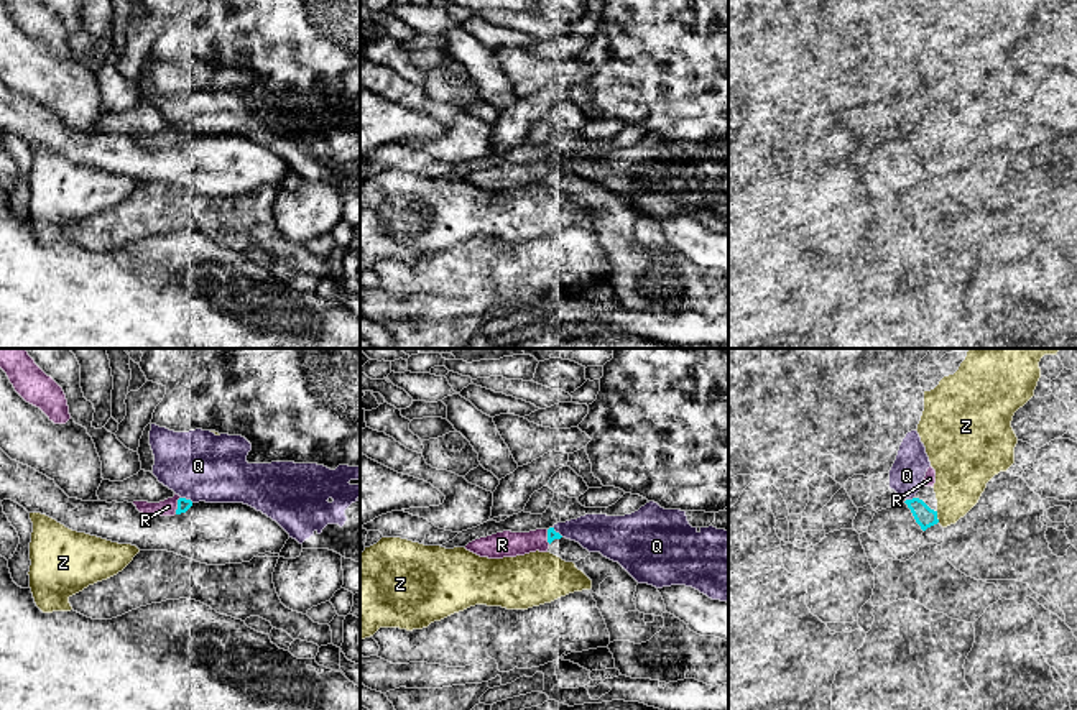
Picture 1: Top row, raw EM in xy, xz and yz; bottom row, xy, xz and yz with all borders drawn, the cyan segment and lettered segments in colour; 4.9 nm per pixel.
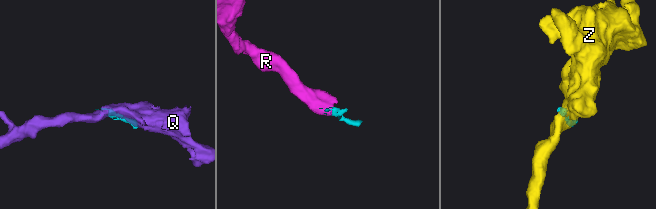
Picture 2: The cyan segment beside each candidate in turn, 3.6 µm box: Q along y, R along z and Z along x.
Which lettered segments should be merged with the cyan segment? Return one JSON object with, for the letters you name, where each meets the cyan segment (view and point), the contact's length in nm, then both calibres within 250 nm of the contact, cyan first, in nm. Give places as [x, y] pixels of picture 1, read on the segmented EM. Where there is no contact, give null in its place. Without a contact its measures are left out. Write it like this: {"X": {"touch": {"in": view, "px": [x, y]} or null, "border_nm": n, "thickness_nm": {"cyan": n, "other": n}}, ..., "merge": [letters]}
{"R": {"touch": {"in": "xy", "px": [178, 505]}, "border_nm": 90, "thickness_nm": {"cyan": 60, "other": 80}}, "merge": ["R"]}

